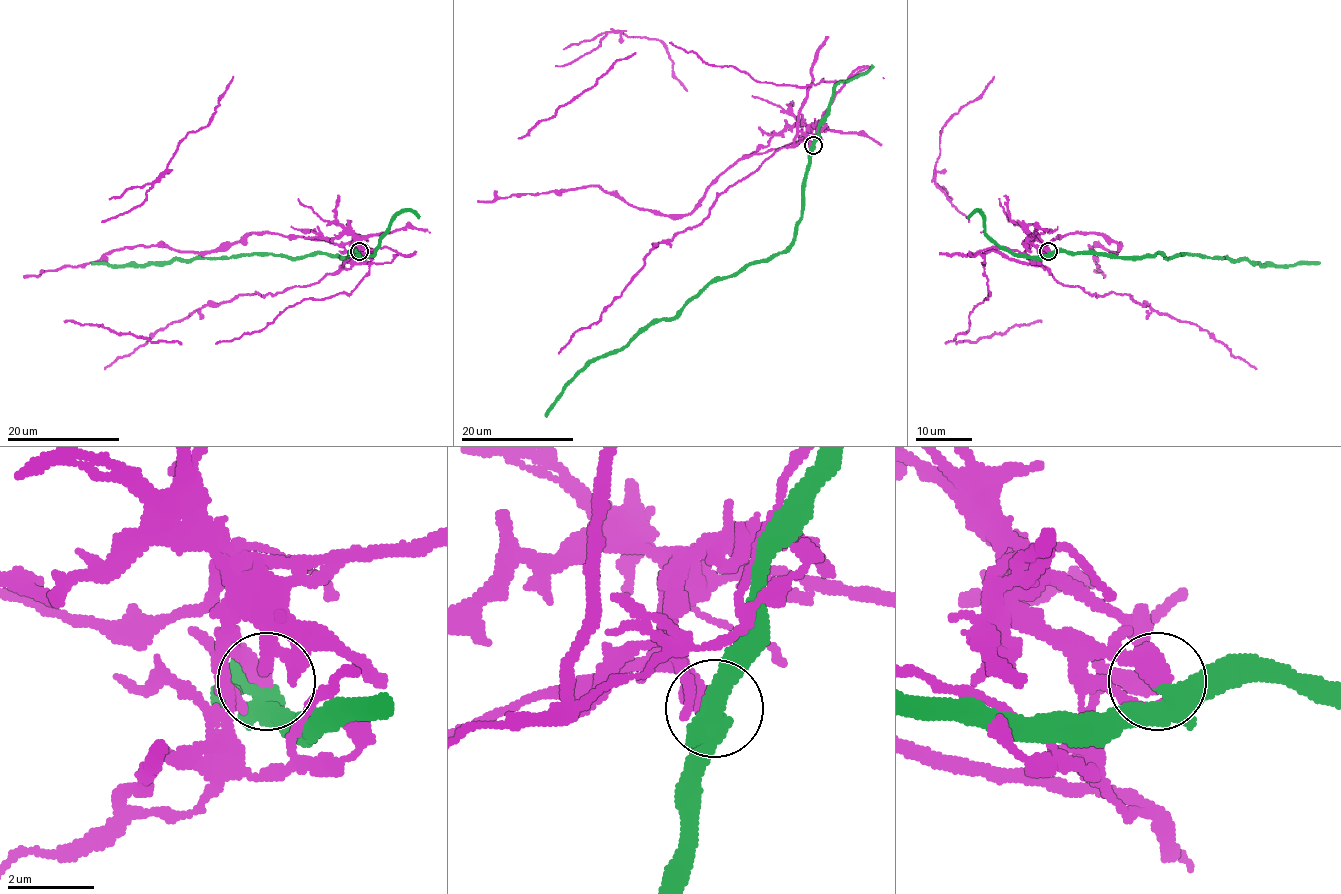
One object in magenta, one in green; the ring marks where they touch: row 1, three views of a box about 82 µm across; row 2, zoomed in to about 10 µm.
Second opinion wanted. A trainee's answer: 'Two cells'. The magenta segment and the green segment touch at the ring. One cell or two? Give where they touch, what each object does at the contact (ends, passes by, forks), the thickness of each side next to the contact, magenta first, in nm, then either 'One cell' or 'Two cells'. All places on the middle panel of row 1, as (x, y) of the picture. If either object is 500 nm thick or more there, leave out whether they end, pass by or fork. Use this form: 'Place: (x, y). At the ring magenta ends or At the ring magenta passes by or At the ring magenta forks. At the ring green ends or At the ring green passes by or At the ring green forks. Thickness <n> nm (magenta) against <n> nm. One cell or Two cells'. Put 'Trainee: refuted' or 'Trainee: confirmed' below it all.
Place: (813, 145). At the ring magenta ends. At the ring green forks. Thickness 480 nm (magenta) against 360 nm. Two cells
Trainee: confirmed

